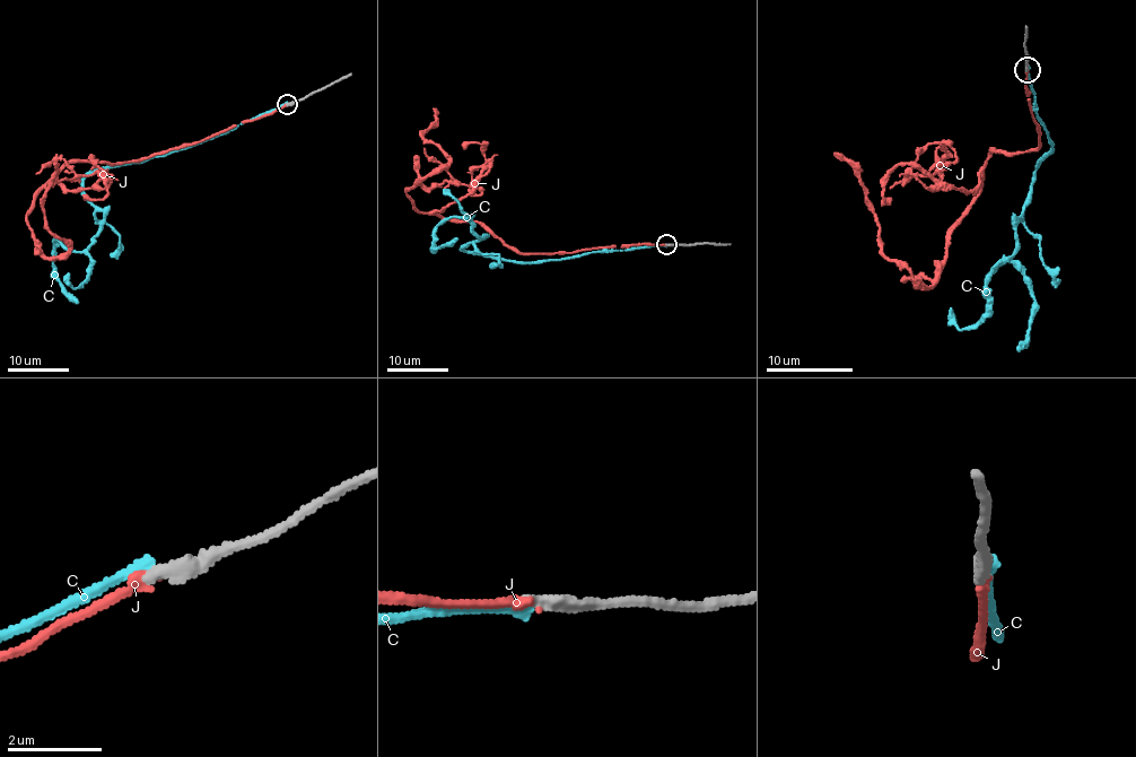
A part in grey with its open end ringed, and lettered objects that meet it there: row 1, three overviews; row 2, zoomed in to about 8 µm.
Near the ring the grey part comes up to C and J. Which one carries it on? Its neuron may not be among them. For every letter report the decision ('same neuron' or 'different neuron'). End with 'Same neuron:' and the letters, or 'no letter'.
C: different neuron
J: same neuron
Same neuron: J

